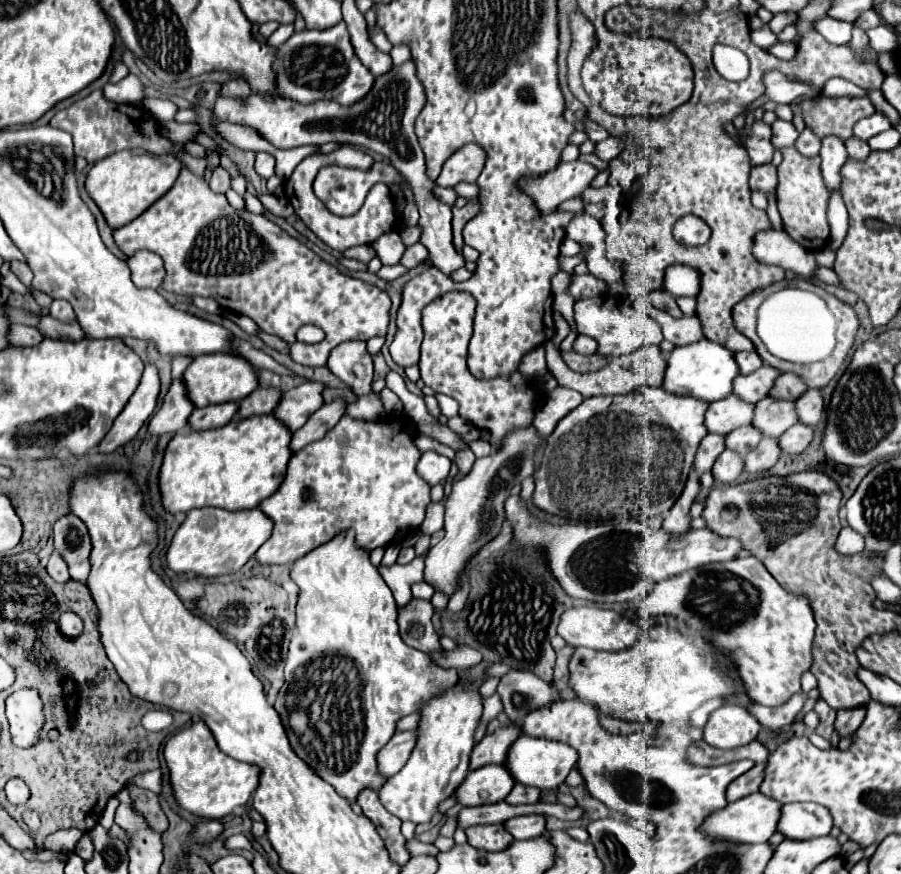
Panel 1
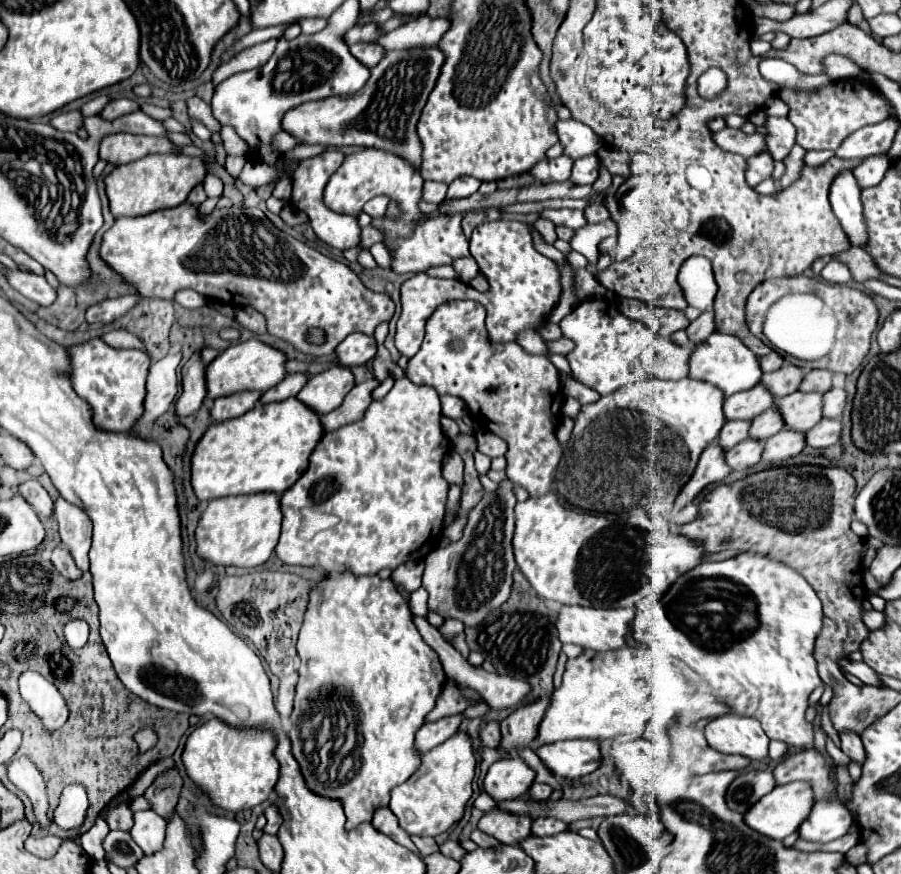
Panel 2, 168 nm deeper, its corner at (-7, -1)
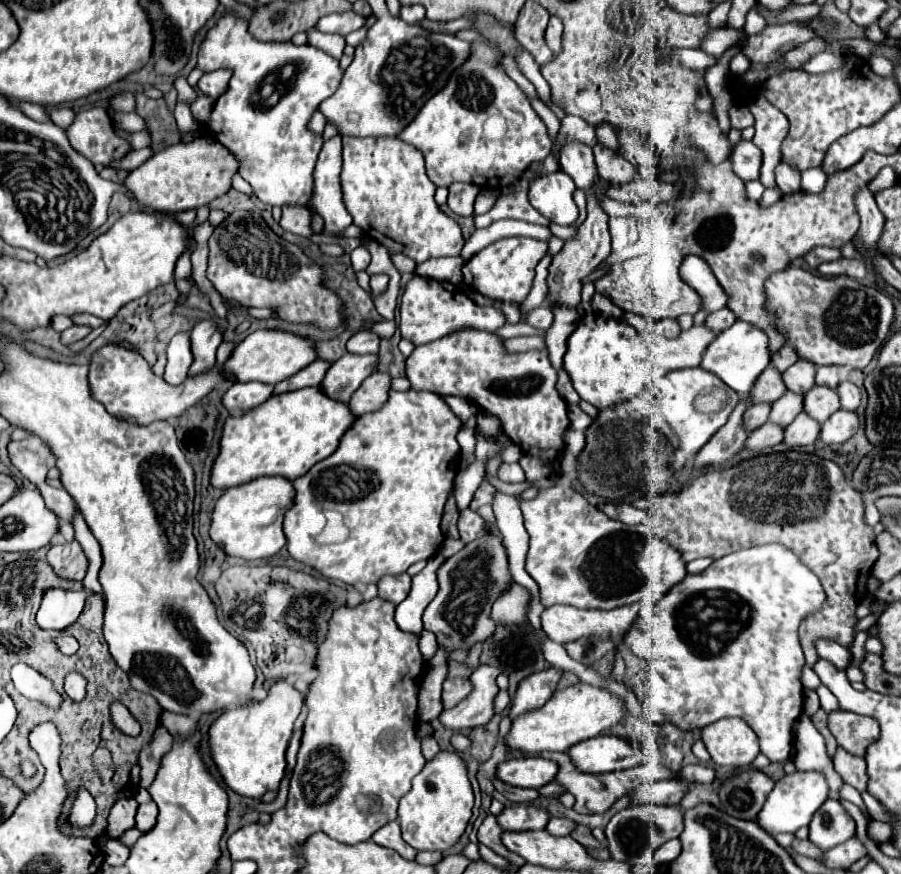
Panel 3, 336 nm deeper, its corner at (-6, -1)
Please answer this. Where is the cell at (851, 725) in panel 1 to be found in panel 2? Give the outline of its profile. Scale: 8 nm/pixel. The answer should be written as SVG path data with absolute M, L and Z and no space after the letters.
M841 733L841 751L855 763L863 765L865 749L861 745L861 737L855 733Z

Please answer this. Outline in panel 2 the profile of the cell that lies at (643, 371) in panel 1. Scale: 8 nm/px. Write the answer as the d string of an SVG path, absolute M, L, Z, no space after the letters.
M657 339L655 343L657 361L653 367L653 375L657 379L683 379L689 375L689 357L691 349L675 345L671 339Z

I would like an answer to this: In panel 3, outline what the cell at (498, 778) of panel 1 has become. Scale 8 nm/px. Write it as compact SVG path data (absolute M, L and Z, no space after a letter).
M528 757L528 759L502 761L496 767L496 777L514 787L540 789L542 785L546 785L554 779L556 771L558 771L558 767L554 767L554 761Z

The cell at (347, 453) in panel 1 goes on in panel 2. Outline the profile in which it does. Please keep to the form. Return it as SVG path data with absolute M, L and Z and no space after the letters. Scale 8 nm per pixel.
M407 377L397 379L393 389L379 401L373 401L365 413L365 419L355 421L351 425L345 425L341 429L335 429L331 433L325 433L323 441L315 447L311 459L309 459L309 469L303 473L303 477L287 489L287 493L281 495L281 511L283 511L283 531L281 539L277 543L277 557L289 565L303 565L303 567L321 567L325 573L343 573L349 571L351 575L375 575L381 569L397 569L401 563L409 559L419 559L423 557L423 551L435 549L437 541L441 539L443 533L443 517L445 517L445 503L447 503L447 491L449 483L441 475L443 459L451 451L449 439L443 435L441 425L441 401L435 389L415 385Z

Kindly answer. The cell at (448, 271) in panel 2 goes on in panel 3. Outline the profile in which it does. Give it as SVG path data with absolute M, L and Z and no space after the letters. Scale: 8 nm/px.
M394 255L392 257L392 263L394 263L394 267L400 271L400 273L416 273L416 263L410 259L410 257L406 257L406 255Z

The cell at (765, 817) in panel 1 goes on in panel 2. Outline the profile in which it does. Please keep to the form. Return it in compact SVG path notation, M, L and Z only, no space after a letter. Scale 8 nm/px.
M791 781L785 785L775 787L771 793L767 793L765 797L761 797L761 801L757 801L747 813L745 813L745 823L759 831L761 835L767 835L771 839L783 841L787 835L795 833L799 829L799 825L809 817L811 807L815 805L815 797L813 797L813 789L807 781Z

